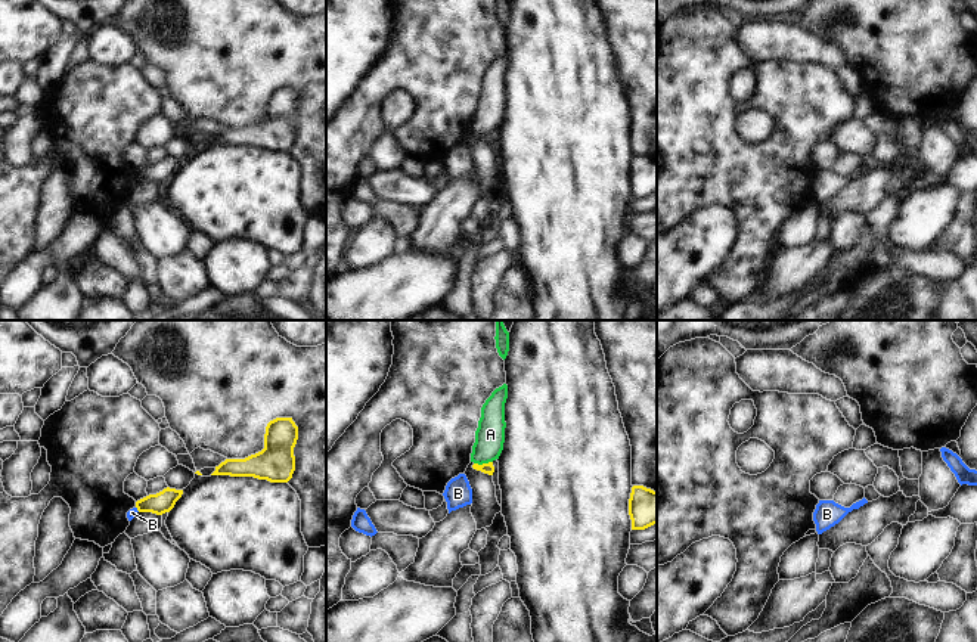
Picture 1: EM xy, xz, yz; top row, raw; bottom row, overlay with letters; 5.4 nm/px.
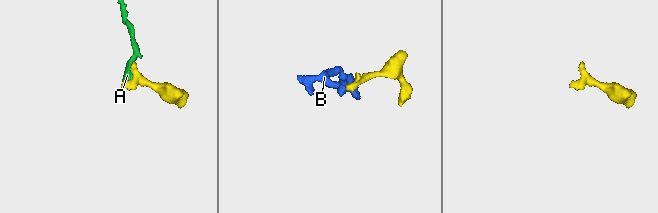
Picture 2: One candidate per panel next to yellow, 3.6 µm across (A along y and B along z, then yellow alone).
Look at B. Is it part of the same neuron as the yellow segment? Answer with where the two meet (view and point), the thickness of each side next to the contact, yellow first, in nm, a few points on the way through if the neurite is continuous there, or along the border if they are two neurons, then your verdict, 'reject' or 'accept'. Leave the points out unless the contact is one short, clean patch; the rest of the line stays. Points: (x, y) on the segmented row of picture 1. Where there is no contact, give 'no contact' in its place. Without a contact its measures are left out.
xy (137, 509) | 120/50 nm | along xy (136, 506), (139, 511) | reject

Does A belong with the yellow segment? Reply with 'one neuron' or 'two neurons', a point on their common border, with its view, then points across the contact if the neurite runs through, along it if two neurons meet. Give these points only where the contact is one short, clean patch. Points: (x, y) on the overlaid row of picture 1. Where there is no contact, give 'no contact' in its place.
two neurons; meets yellow in xz at (483, 464)

